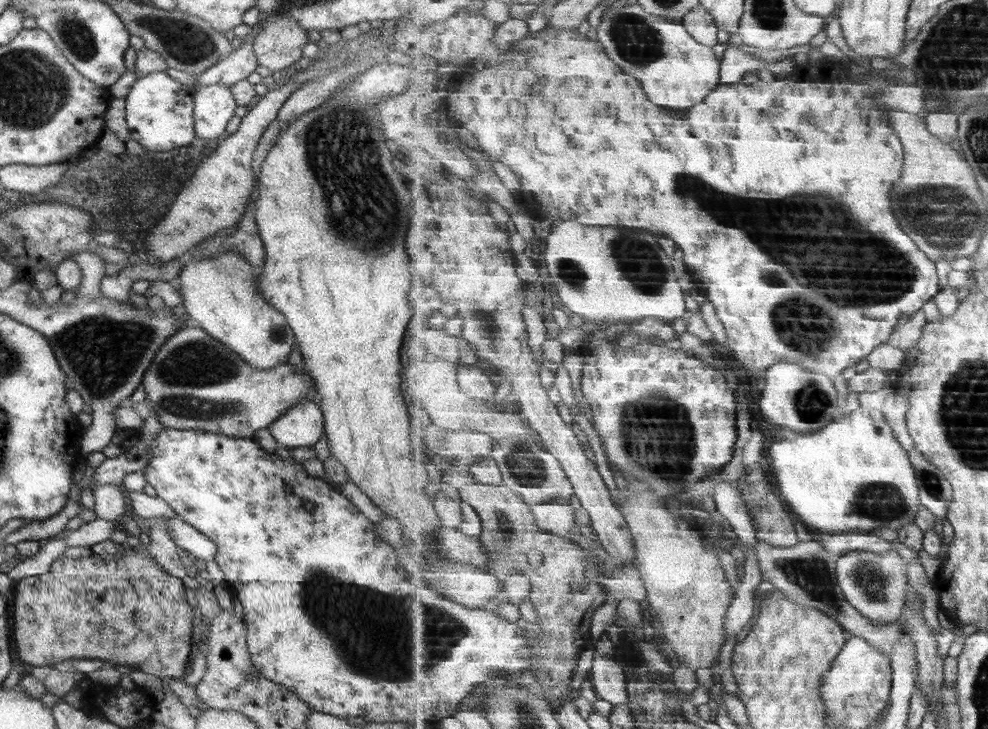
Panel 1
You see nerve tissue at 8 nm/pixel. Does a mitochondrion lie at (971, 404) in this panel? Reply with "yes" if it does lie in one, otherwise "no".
yes

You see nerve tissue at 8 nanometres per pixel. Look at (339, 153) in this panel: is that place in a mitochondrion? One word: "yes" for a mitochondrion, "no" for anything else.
yes

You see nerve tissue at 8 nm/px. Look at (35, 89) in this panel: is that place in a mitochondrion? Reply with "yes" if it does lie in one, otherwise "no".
yes

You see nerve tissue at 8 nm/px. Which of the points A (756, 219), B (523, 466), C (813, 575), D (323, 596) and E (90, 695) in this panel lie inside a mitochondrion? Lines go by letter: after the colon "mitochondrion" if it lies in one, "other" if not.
A: mitochondrion
B: mitochondrion
C: mitochondrion
D: mitochondrion
E: other

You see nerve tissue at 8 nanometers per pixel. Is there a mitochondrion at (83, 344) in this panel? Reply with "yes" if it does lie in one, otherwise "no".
yes

